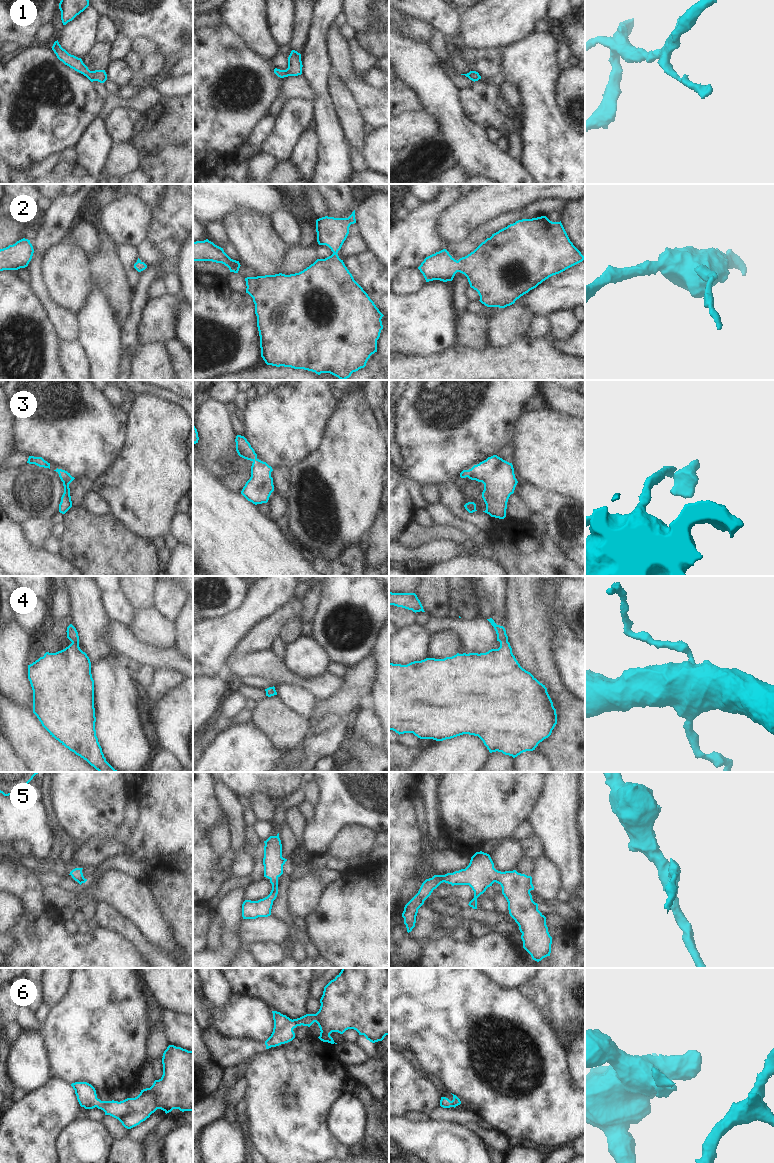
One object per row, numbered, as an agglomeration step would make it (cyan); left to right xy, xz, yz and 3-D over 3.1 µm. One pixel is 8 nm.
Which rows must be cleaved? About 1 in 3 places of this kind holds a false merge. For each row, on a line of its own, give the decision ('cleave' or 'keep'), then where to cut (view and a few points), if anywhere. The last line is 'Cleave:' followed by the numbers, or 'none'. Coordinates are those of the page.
1: keep | no cut
2: keep | no cut
3: keep | no cut
4: keep | no cut
5: keep | no cut
6: keep | no cut
Cleave: none

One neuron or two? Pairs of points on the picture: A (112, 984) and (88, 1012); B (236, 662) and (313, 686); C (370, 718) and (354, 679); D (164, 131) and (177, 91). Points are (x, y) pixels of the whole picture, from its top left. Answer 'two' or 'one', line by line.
A: one
B: one
C: two
D: two

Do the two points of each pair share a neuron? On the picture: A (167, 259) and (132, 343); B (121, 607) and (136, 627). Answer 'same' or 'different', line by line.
A: same
B: different

